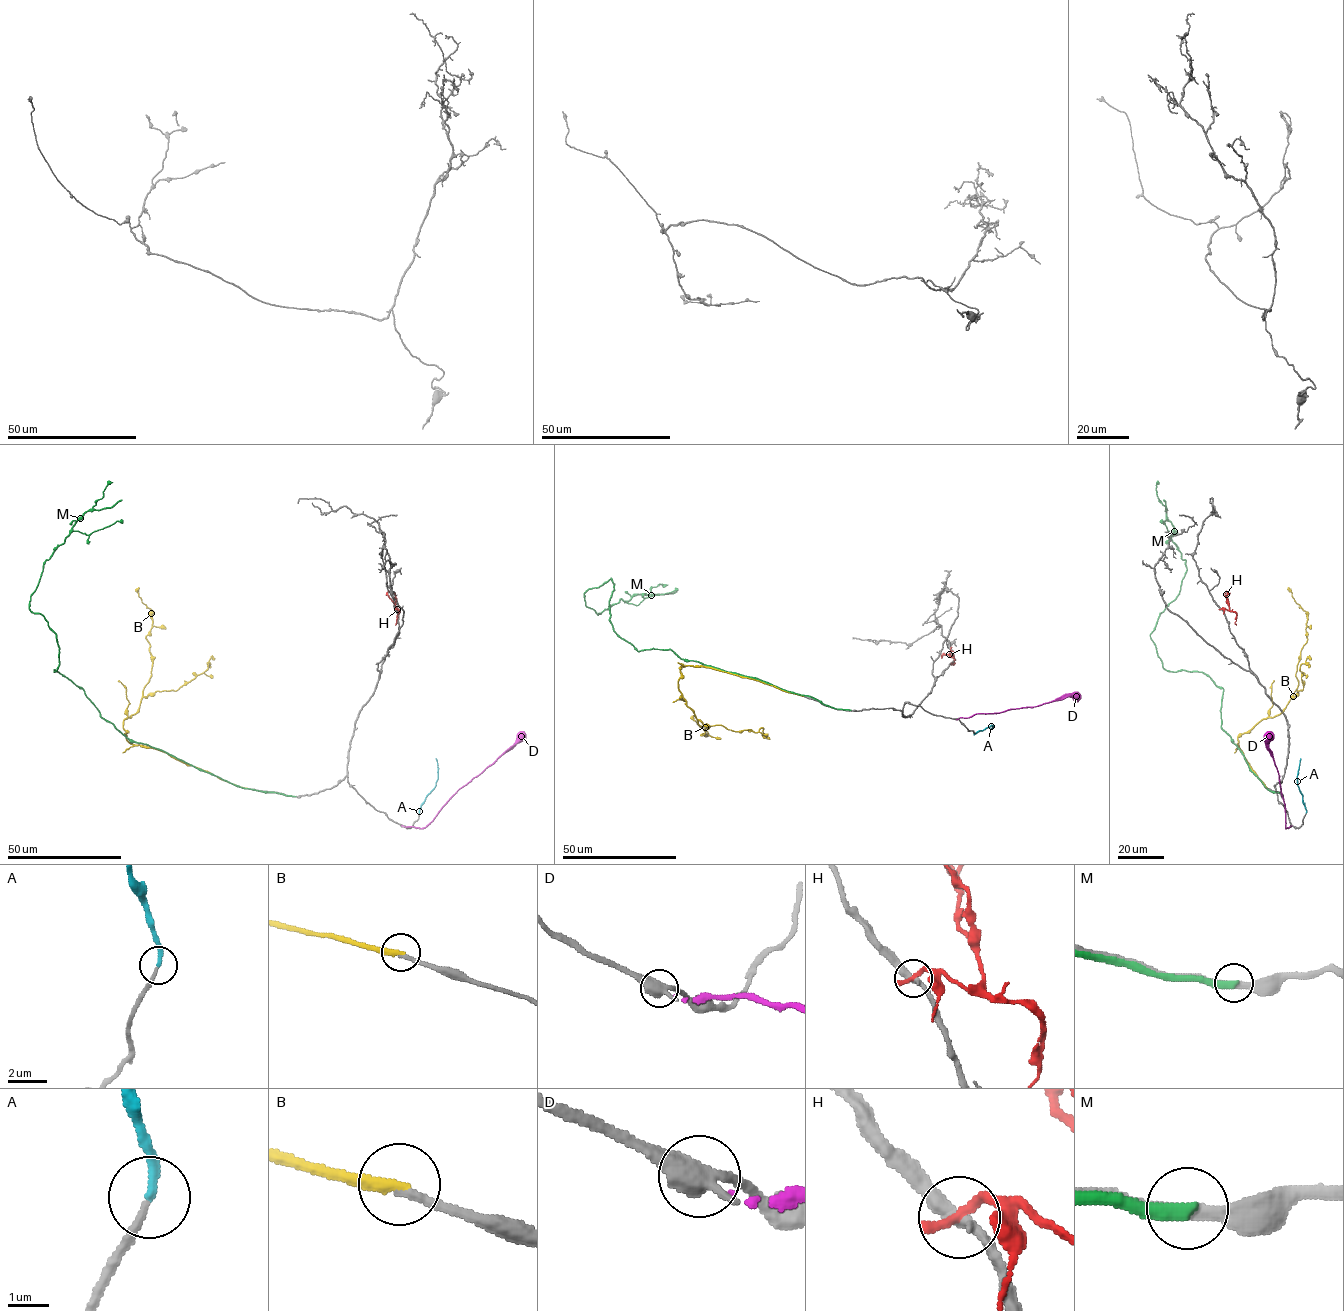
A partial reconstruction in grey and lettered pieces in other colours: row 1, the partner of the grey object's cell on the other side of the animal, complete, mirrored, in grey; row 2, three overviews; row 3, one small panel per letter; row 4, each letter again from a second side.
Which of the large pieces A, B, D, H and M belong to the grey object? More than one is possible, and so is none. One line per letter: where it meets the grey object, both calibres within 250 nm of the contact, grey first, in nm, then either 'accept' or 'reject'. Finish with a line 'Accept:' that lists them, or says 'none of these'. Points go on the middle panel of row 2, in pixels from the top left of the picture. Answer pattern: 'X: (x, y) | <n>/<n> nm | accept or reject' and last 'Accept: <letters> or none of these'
A: (974, 734) | 200/220 nm | accept
B: (802, 695) | 200/280 nm | accept
D: (957, 719) | 380/120 nm | reject
H: (950, 649) | 340/280 nm | reject
M: (850, 710) | 320/280 nm | reject
Accept: A, B

